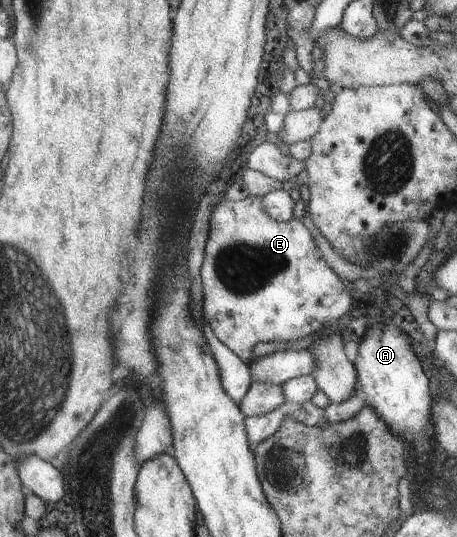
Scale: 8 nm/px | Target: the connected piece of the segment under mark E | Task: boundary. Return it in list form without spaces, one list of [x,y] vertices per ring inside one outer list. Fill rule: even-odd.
[[[249,196],[240,201],[229,202],[227,198],[222,198],[218,204],[213,206],[213,210],[209,216],[209,230],[207,233],[206,247],[204,247],[203,260],[199,270],[199,276],[202,286],[202,316],[203,324],[209,324],[213,330],[215,338],[224,344],[235,356],[248,363],[253,359],[250,349],[257,342],[269,342],[273,340],[287,342],[297,340],[307,334],[312,334],[323,326],[329,326],[331,322],[335,322],[339,317],[346,313],[354,312],[354,302],[349,294],[349,290],[345,288],[343,280],[337,277],[337,274],[327,266],[325,260],[321,258],[319,250],[315,245],[312,237],[309,235],[307,228],[299,221],[291,217],[286,221],[273,220],[269,218],[263,208],[261,208],[261,198]]]

